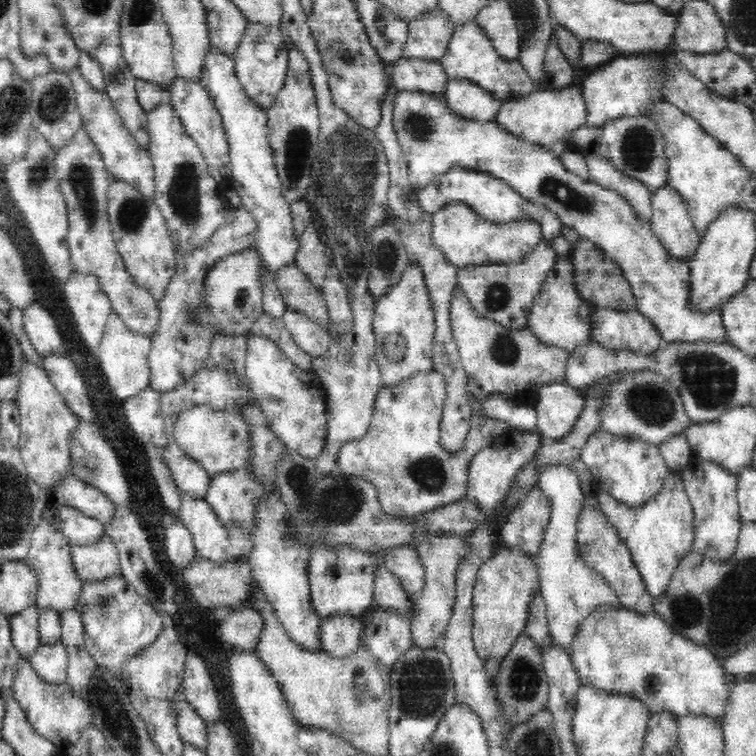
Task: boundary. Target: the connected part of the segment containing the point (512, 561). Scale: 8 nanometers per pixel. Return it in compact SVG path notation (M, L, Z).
M503 548L496 556L482 564L478 570L472 590L472 600L469 606L470 614L470 642L473 653L485 666L500 662L513 640L523 634L526 607L532 588L538 588L538 573L532 556L524 556L515 551Z

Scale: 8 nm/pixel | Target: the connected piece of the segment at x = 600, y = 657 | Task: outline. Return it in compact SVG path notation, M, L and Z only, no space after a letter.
M620 603L596 605L578 620L578 626L567 644L567 653L579 686L606 693L610 697L614 695L636 699L653 716L669 714L676 719L701 716L722 727L728 714L726 708L731 707L732 682L737 679L732 678L732 674L726 670L722 658L710 651L706 645L696 644L673 632L658 612L642 615Z

